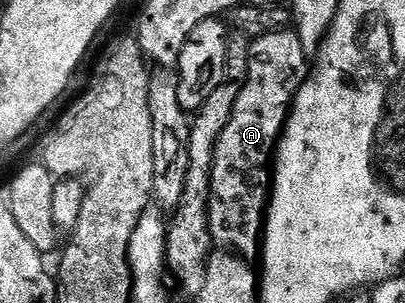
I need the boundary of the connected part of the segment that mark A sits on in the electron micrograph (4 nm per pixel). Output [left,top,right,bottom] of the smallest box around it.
[210,30,307,262]

